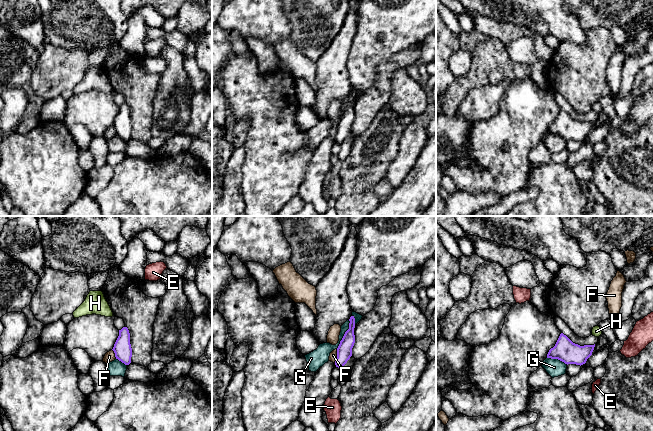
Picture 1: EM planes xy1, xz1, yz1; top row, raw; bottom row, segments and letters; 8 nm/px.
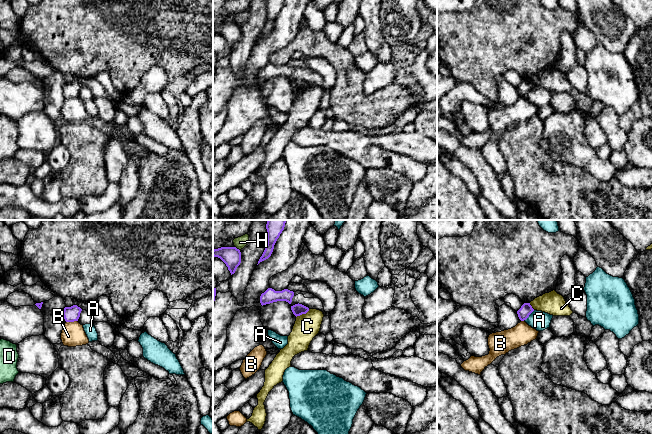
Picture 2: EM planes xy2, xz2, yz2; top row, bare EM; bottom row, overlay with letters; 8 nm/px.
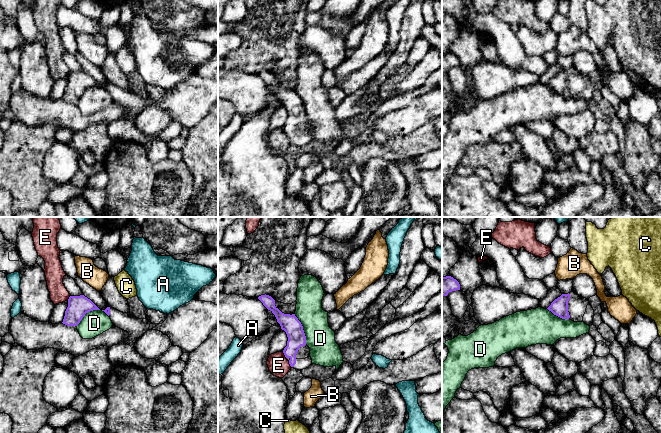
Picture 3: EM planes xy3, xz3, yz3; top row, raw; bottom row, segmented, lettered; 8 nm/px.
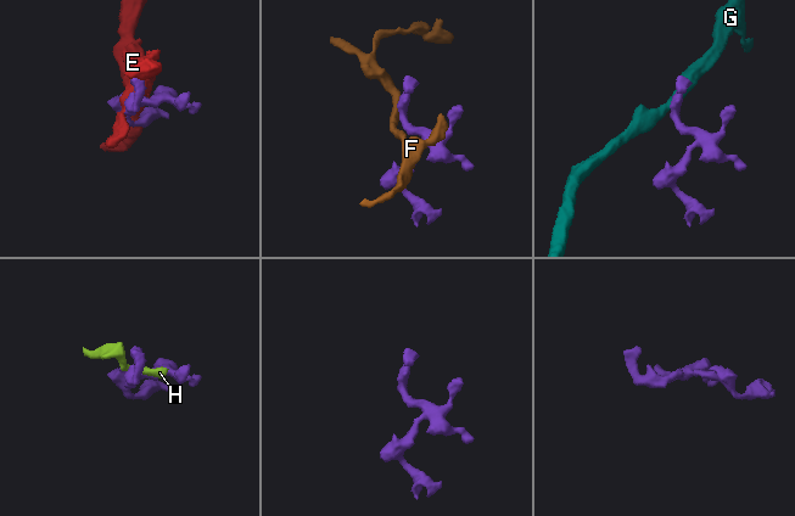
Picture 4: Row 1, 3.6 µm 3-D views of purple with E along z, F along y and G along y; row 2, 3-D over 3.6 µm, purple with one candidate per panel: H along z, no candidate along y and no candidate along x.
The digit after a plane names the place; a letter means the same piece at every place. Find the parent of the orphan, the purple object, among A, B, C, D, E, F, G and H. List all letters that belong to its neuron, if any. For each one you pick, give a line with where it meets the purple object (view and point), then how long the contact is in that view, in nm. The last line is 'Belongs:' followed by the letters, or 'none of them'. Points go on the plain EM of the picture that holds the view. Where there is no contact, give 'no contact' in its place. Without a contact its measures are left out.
Belongs: none of them

